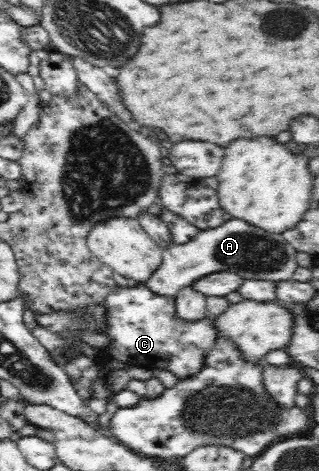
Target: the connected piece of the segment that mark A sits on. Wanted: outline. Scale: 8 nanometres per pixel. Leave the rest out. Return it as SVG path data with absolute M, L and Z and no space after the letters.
M232 218L214 229L199 230L199 233L192 240L183 245L169 244L165 247L162 253L161 265L153 272L153 275L146 283L157 294L176 296L181 288L216 271L237 272L243 278L289 280L292 271L299 266L295 257L296 253L296 249L293 249L293 246L285 241L281 232L270 232L243 219Z

